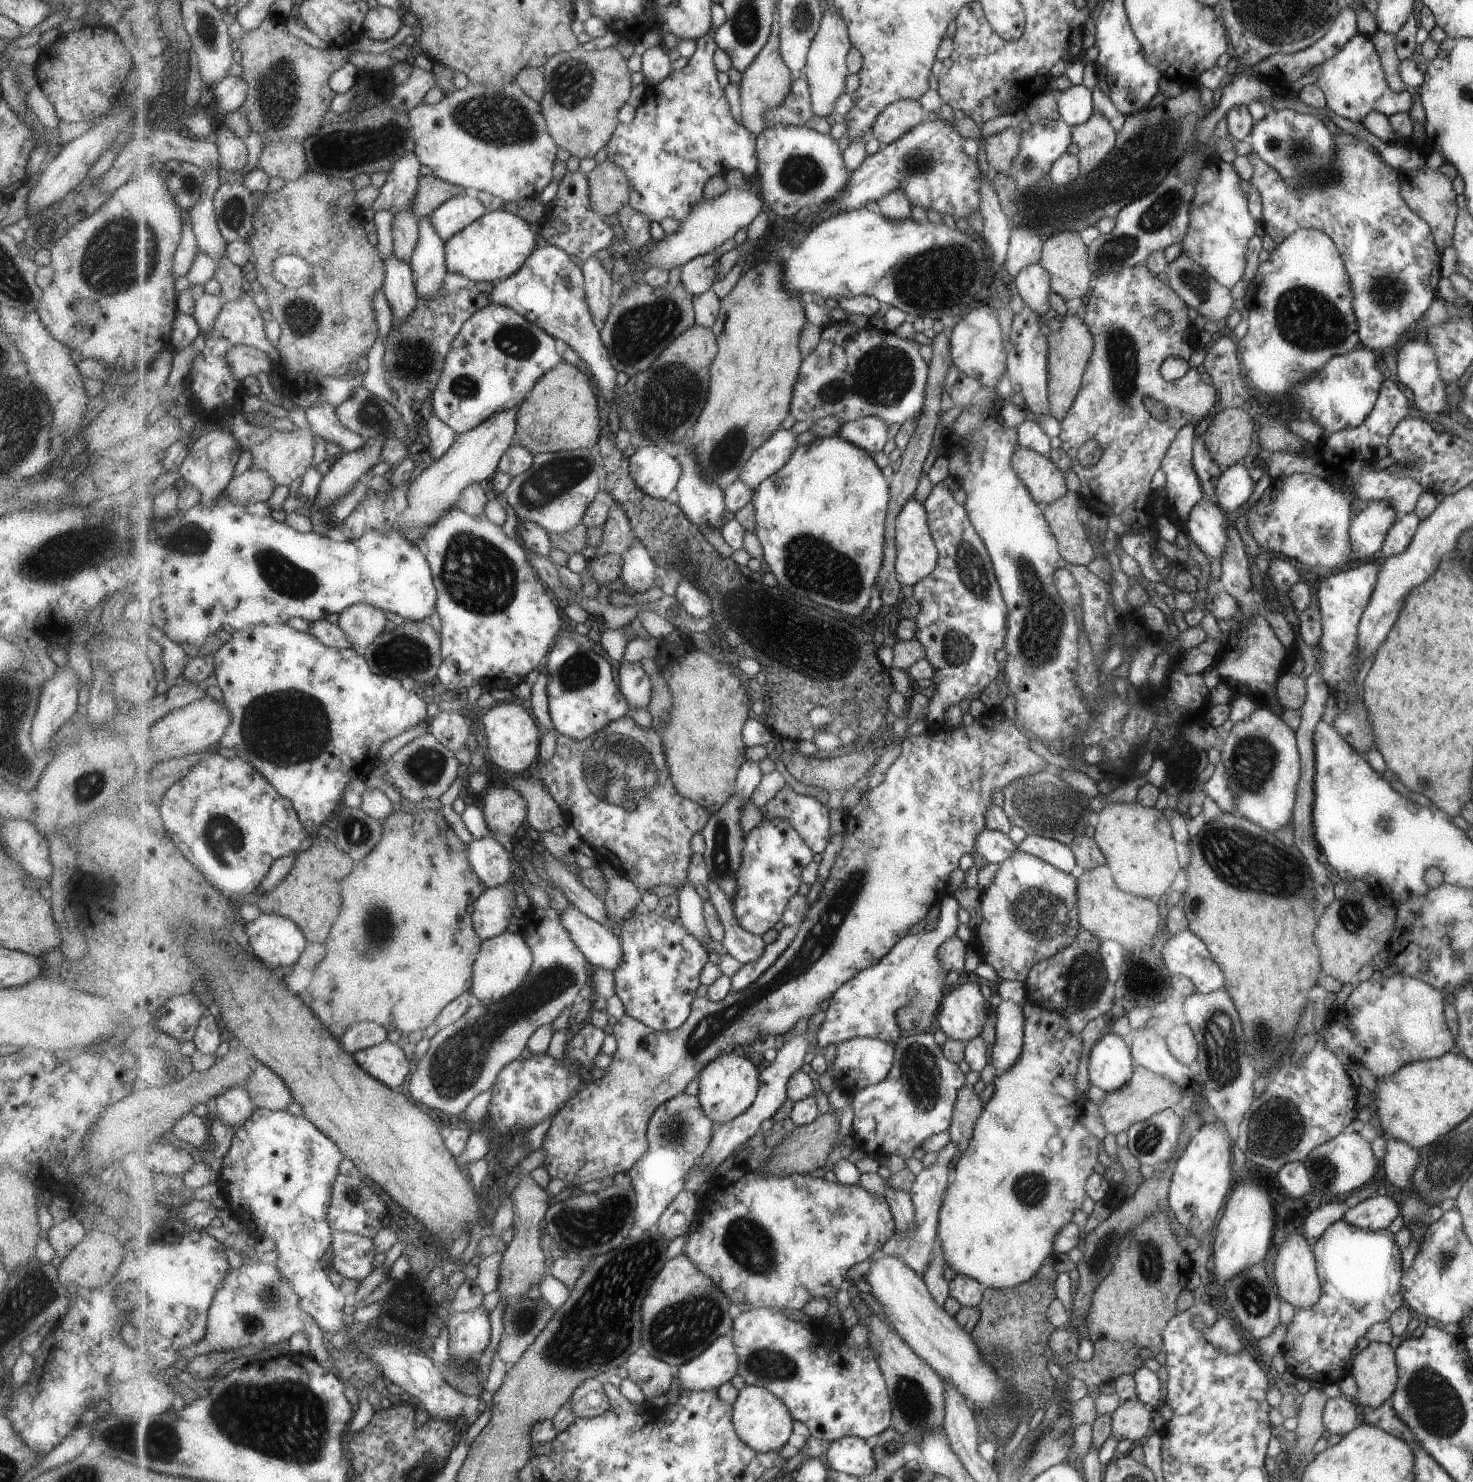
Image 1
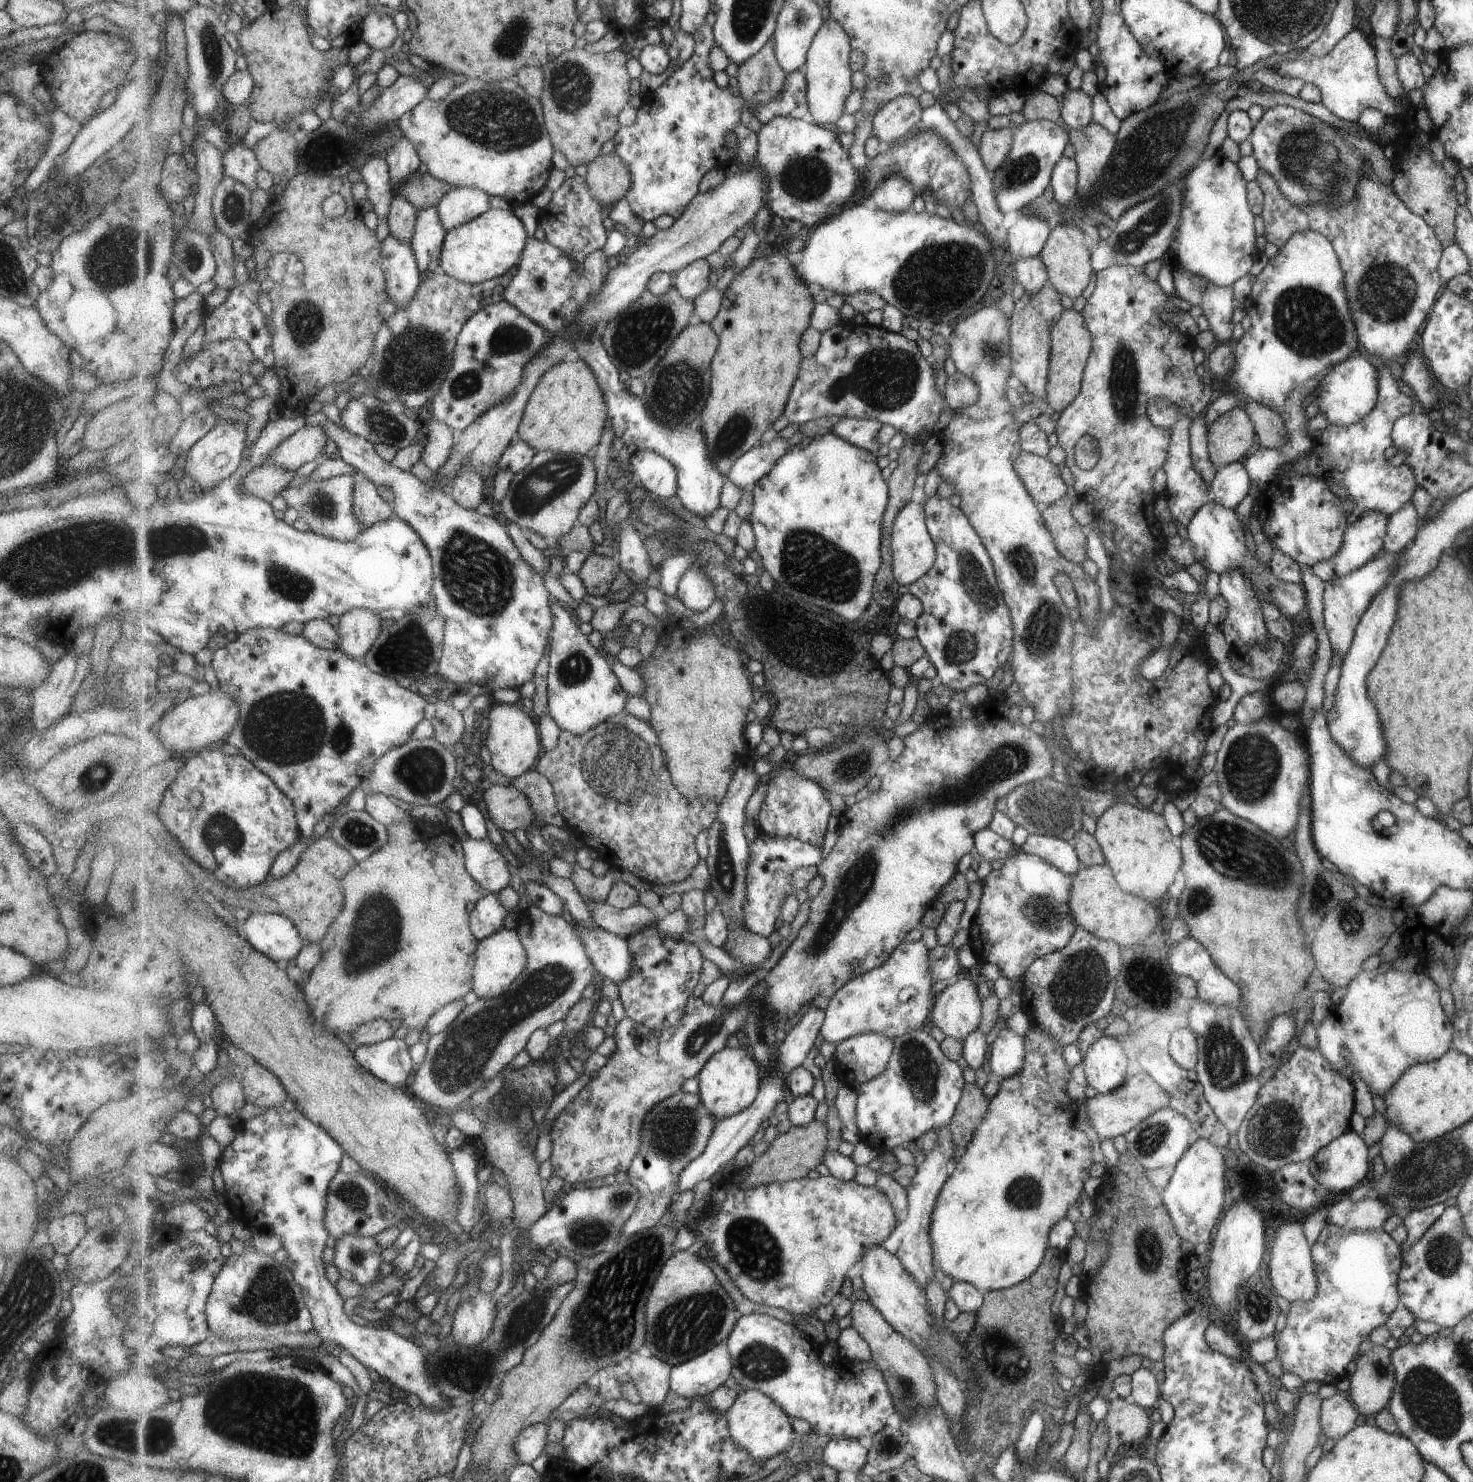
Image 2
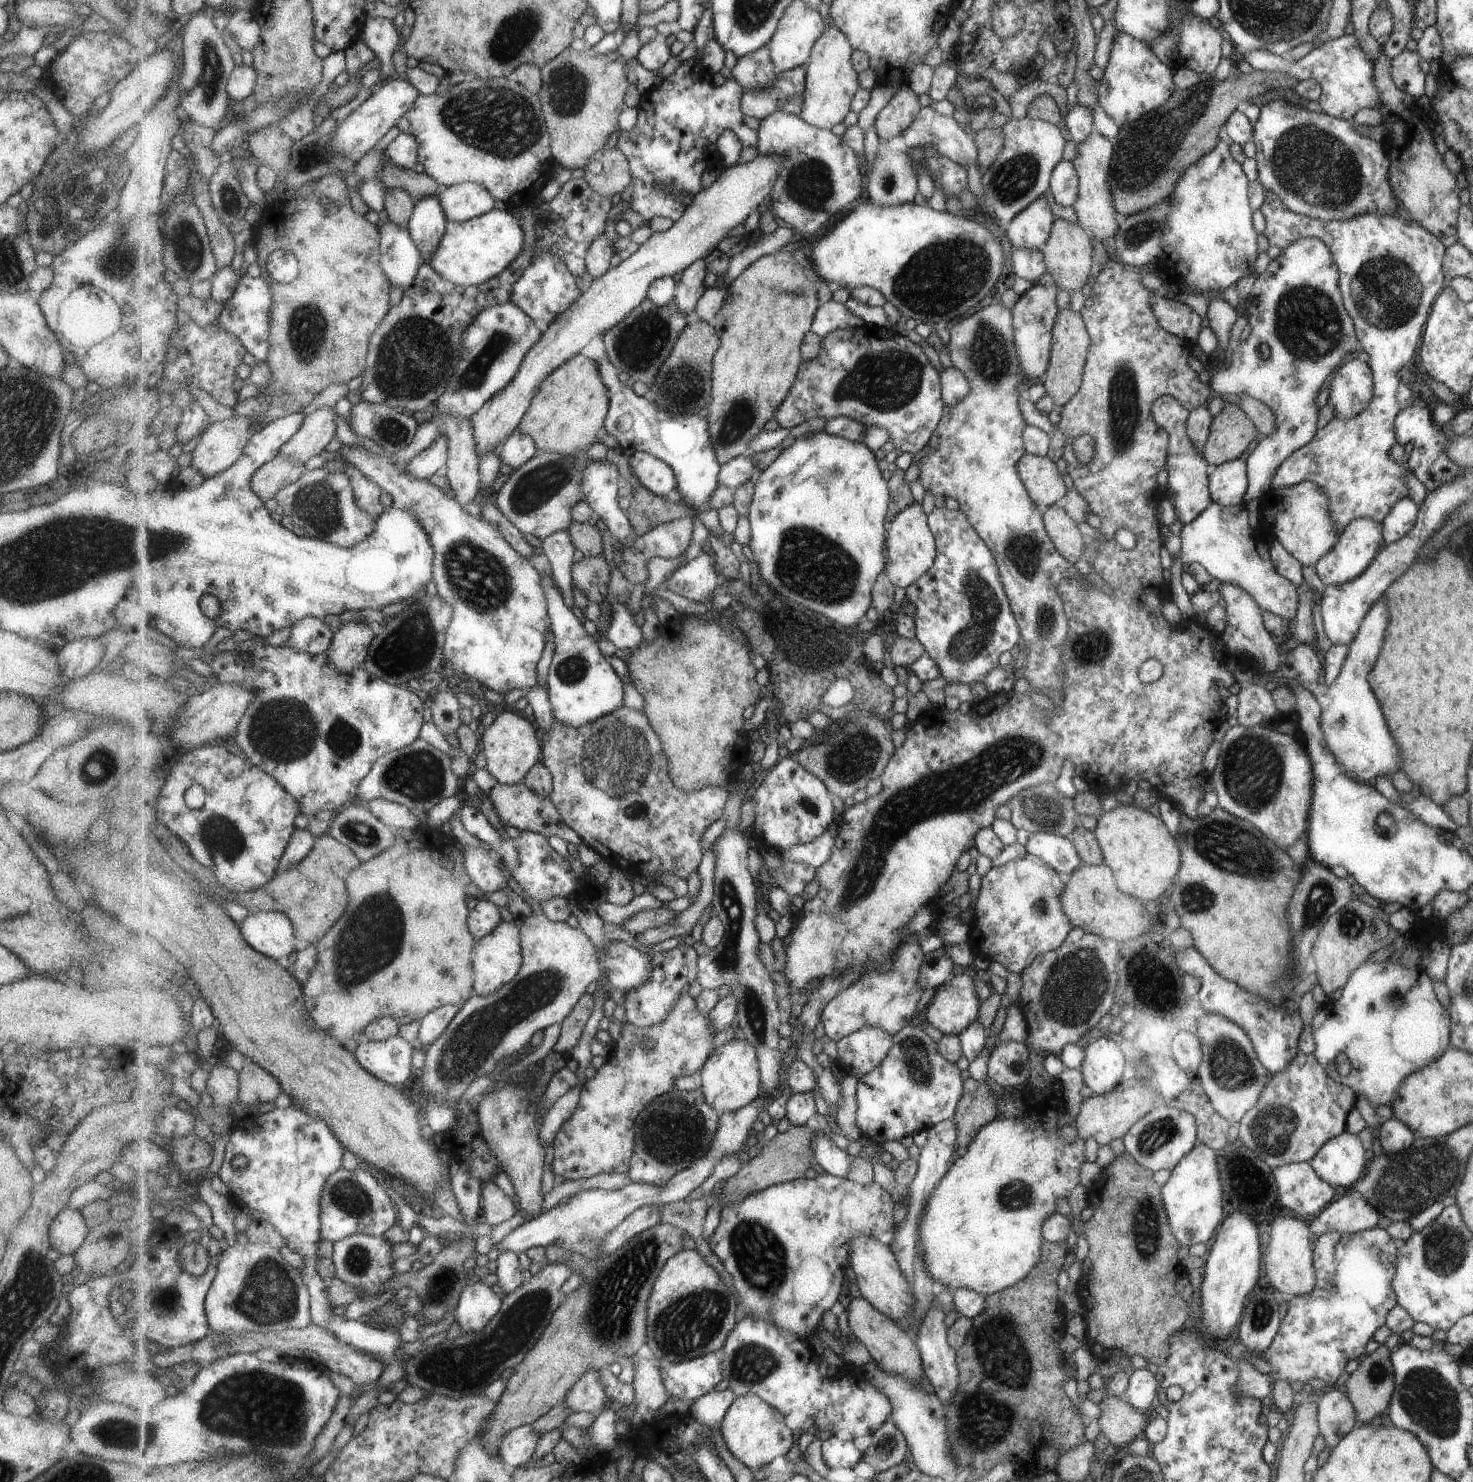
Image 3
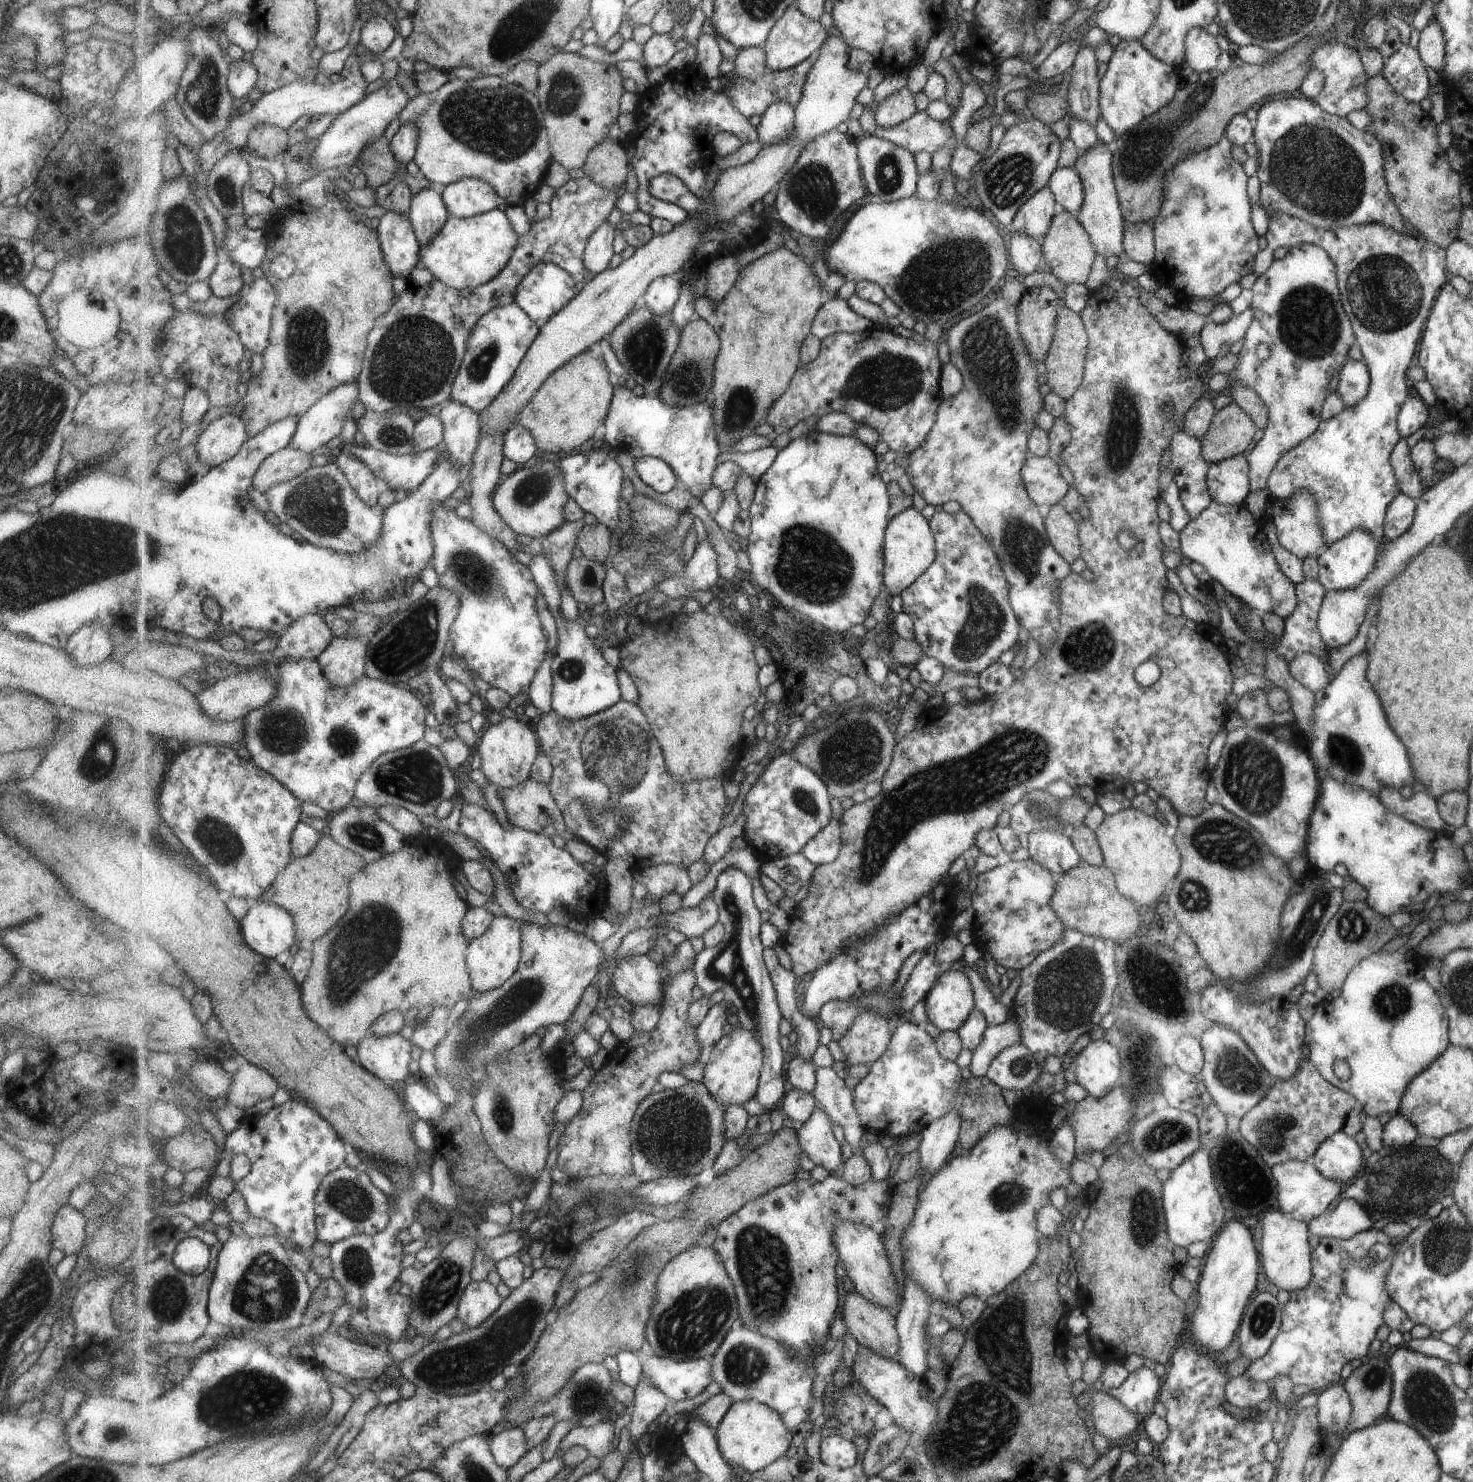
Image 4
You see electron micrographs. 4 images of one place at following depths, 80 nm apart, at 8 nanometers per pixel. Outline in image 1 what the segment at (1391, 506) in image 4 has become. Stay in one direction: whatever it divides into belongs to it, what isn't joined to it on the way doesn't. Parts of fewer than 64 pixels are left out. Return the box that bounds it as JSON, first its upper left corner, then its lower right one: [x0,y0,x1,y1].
[1378,511,1420,558]

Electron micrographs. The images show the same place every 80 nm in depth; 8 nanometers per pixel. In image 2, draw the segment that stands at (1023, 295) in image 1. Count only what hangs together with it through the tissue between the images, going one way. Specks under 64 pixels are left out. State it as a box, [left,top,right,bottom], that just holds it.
[1009,256,1048,295]

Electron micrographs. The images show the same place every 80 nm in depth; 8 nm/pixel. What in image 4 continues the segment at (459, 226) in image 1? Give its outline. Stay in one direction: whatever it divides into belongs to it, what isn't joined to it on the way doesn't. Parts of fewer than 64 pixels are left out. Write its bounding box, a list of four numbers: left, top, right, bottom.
[442,177,501,218]

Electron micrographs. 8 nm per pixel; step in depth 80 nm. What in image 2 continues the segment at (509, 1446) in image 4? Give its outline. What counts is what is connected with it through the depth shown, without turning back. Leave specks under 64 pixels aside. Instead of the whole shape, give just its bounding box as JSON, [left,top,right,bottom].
[516,1423,550,1464]

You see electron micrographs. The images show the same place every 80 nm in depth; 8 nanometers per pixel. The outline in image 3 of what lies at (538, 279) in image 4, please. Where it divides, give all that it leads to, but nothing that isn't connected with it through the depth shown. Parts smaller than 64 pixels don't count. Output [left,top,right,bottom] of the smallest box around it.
[511,251,584,325]

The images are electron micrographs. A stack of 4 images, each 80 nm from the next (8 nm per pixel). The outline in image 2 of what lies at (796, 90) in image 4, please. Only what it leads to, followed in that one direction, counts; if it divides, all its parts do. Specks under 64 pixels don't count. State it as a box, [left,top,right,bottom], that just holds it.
[752,68,810,124]

